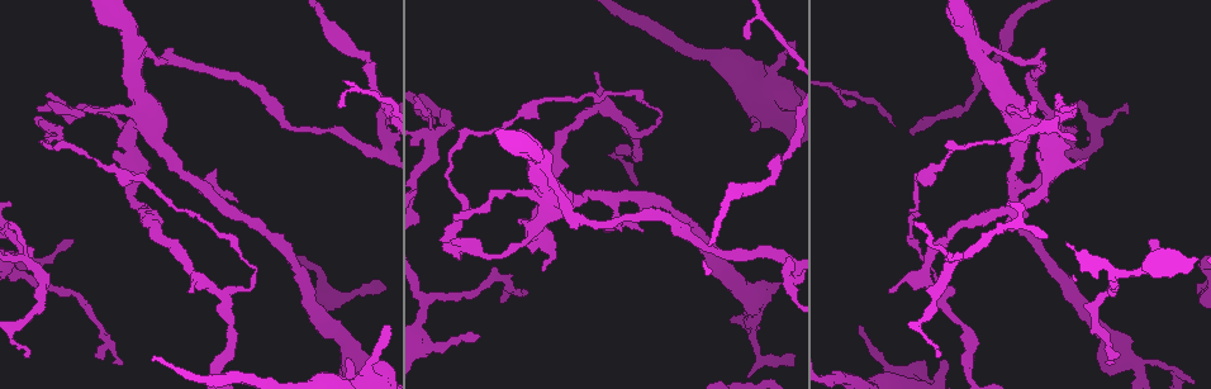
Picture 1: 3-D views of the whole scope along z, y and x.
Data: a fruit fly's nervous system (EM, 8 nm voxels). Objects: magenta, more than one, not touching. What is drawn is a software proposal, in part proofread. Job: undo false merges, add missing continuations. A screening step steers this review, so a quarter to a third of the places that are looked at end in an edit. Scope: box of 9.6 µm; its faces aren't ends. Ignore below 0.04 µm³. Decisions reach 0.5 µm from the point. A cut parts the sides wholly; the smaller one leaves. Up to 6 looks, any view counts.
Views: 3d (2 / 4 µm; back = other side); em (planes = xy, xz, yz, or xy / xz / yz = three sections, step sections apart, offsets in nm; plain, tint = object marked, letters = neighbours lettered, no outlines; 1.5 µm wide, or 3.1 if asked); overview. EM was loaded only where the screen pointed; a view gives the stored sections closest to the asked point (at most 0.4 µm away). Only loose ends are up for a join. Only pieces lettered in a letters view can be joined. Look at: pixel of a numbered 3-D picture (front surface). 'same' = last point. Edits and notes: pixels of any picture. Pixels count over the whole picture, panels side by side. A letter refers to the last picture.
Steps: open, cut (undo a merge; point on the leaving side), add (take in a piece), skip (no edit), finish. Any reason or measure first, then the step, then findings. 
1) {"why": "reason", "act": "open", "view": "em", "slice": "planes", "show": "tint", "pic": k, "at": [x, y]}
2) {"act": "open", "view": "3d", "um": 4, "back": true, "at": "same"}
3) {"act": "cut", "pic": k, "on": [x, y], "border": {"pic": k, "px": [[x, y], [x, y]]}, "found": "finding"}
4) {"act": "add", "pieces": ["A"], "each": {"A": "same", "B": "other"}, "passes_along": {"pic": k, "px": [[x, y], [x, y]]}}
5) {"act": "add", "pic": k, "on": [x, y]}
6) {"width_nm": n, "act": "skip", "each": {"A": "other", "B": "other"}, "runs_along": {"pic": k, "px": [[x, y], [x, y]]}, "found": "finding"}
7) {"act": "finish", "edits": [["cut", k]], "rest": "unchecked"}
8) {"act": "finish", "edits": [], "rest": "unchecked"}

{"why": "branch stops here", "act": "open", "view": "3d", "um": 4, "back": true, "pic": 1, "at": [754, 129]}

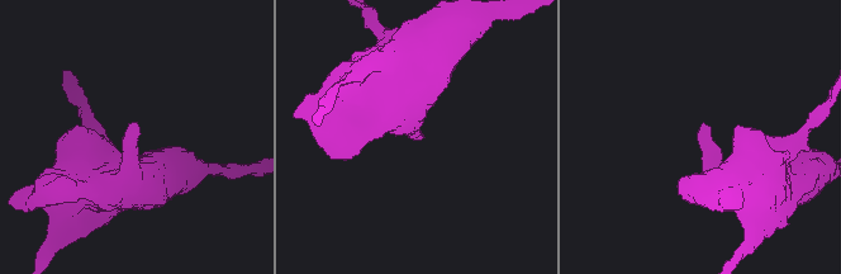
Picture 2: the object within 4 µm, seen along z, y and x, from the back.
{"act": "open", "view": "em", "slice": "yz", "step": 4, "show": "letters", "pic": 2, "at": [131, 123]}

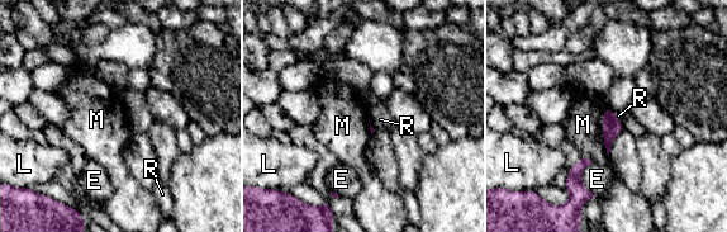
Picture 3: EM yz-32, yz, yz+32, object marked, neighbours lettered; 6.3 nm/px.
{"longest_contact_nm": ["M", 320], "act": "skip", "each": {"E": "other", "L": "other", "M": "other", "R": "other"}, "border": {"pic": 3, "px": [[607, 105], [603, 143], [608, 154]]}, "found": "no lettered piece goes on from it"}

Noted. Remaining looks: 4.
{"why": "thin end", "act": "open", "view": "3d", "um": 4, "pic": 1, "at": [788, 41]}

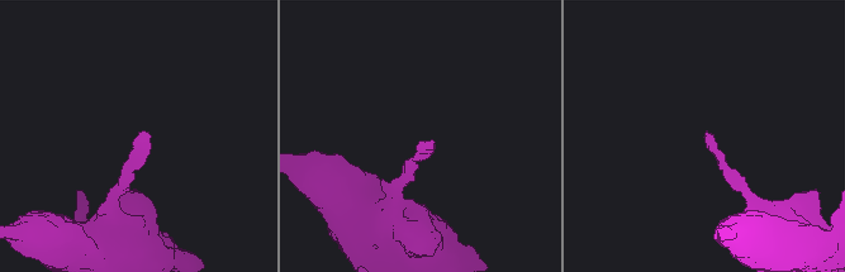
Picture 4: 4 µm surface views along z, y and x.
{"why": "need the tissue", "act": "open", "view": "em", "slice": "planes", "show": "letters", "pic": 4, "at": [425, 144]}

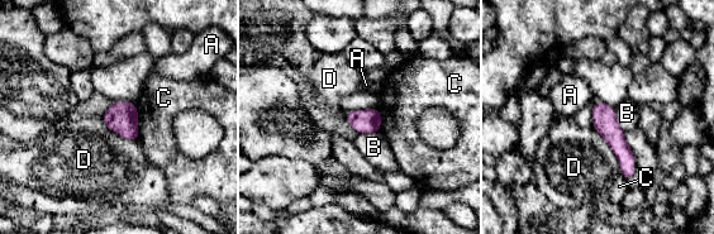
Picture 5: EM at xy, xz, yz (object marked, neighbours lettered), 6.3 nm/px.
{"width_nm": 160, "act": "skip", "each": {"A": "other", "B": "other", "C": "other", "D": "other"}, "runs_along": {"pic": 5, "px": [[596, 104], [626, 157], [627, 175]]}, "found": "no lettered piece goes on from it"}

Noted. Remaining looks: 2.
{"act": "finish", "edits": [], "rest": "unchecked"}

